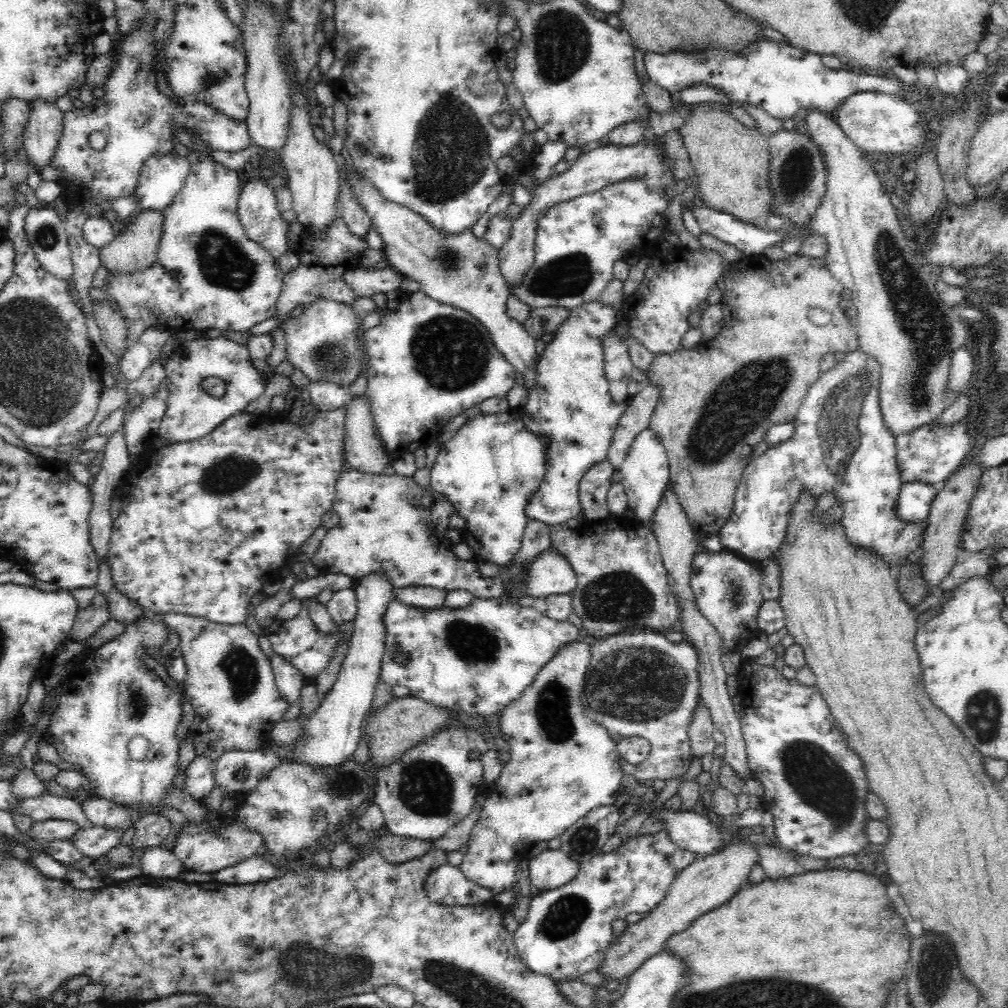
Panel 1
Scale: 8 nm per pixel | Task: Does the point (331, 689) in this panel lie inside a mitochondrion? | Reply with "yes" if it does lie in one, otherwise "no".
no

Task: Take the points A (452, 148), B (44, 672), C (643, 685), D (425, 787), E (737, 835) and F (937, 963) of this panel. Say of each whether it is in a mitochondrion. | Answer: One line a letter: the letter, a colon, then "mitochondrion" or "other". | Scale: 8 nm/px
A: mitochondrion
B: other
C: mitochondrion
D: mitochondrion
E: other
F: mitochondrion

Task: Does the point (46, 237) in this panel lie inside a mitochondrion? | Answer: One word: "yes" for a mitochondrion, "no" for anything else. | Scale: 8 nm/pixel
yes

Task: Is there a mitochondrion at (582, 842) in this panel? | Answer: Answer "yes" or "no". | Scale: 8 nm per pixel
yes

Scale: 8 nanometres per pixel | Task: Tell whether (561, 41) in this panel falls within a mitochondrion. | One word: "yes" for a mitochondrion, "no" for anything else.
yes

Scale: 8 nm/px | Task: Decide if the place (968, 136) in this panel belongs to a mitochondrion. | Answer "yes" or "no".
no

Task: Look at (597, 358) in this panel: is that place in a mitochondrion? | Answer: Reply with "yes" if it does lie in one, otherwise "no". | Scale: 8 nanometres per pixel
no

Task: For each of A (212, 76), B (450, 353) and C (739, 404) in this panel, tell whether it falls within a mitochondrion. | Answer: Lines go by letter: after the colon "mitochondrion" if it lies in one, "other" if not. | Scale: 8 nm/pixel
A: mitochondrion
B: mitochondrion
C: mitochondrion

